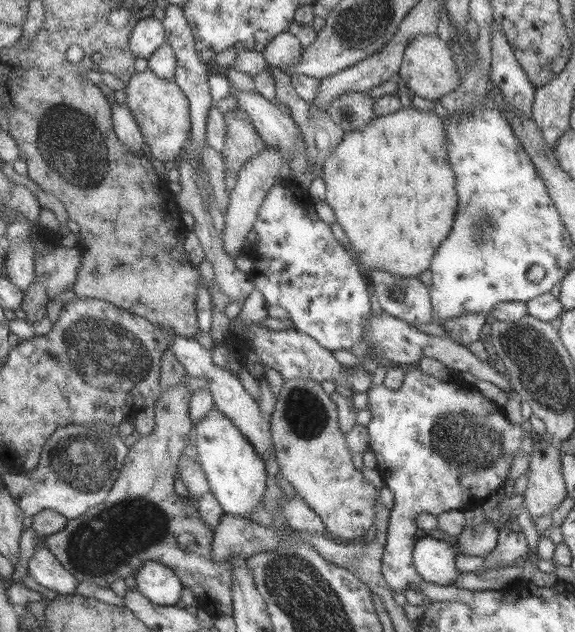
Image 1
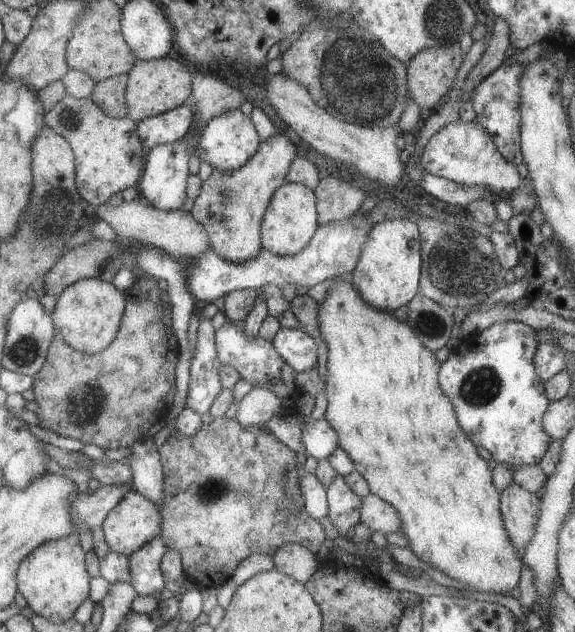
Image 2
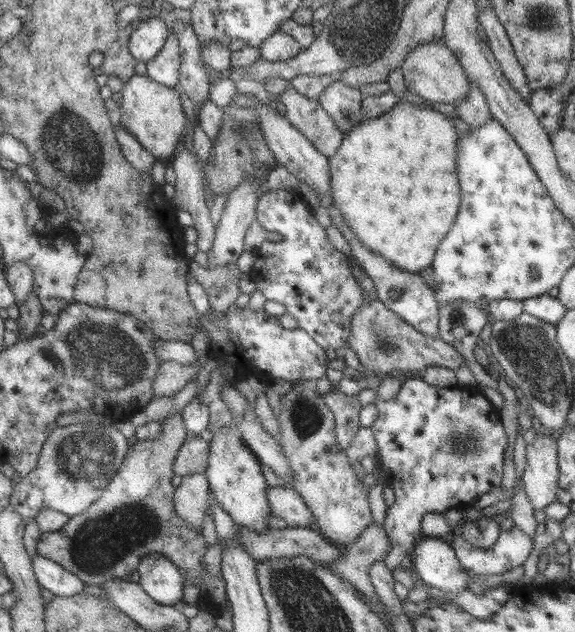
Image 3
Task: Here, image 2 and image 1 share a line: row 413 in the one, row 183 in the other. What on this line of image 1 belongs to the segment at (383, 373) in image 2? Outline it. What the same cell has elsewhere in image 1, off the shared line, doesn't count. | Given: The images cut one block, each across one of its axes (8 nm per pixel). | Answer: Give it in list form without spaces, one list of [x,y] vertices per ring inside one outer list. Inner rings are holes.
[[[403,107],[393,114],[376,117],[362,129],[345,132],[342,141],[322,166],[322,178],[327,186],[325,202],[334,210],[335,218],[340,224],[350,241],[352,252],[356,262],[367,274],[369,271],[386,271],[394,276],[410,278],[418,277],[422,272],[430,269],[431,261],[436,254],[437,248],[441,242],[450,234],[453,227],[456,209],[459,203],[456,186],[456,174],[448,158],[448,144],[446,144],[446,134],[442,118],[437,116],[434,111],[424,112],[416,107]]]

